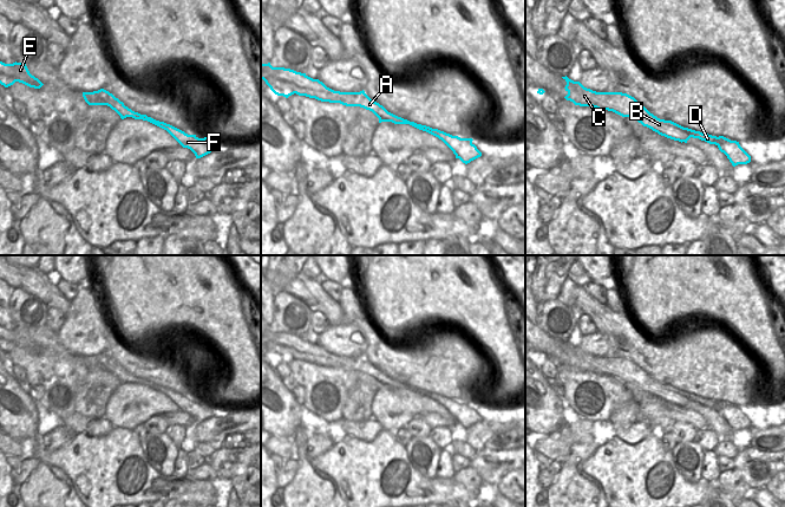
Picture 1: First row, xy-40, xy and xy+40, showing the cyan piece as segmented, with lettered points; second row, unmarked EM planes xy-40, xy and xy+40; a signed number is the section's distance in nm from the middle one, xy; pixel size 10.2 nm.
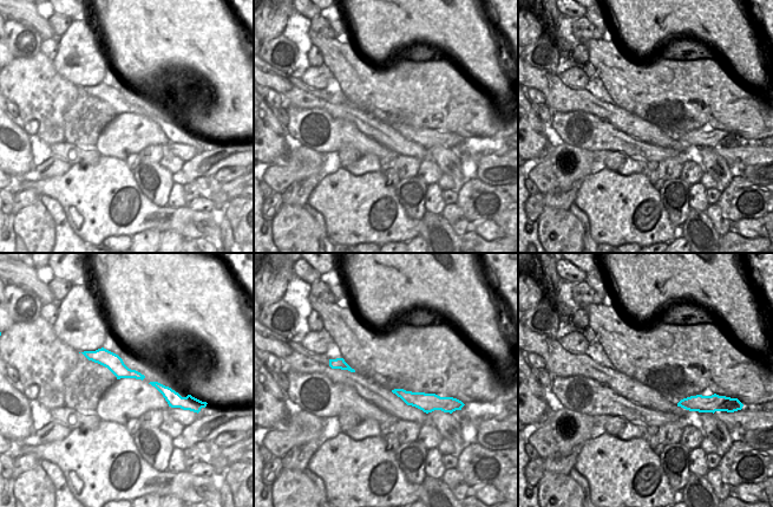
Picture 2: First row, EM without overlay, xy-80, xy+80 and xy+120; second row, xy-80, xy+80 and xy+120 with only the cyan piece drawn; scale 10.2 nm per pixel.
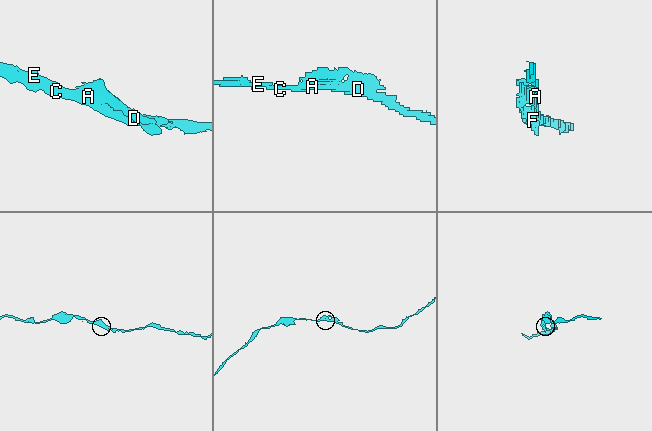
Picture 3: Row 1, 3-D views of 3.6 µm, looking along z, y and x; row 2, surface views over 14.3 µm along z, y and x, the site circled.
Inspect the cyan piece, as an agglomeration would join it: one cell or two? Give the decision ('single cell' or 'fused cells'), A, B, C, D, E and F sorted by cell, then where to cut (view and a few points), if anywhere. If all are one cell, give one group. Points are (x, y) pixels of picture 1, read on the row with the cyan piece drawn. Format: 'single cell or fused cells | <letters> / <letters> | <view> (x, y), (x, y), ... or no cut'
single cell | A B C D E F | no cut

